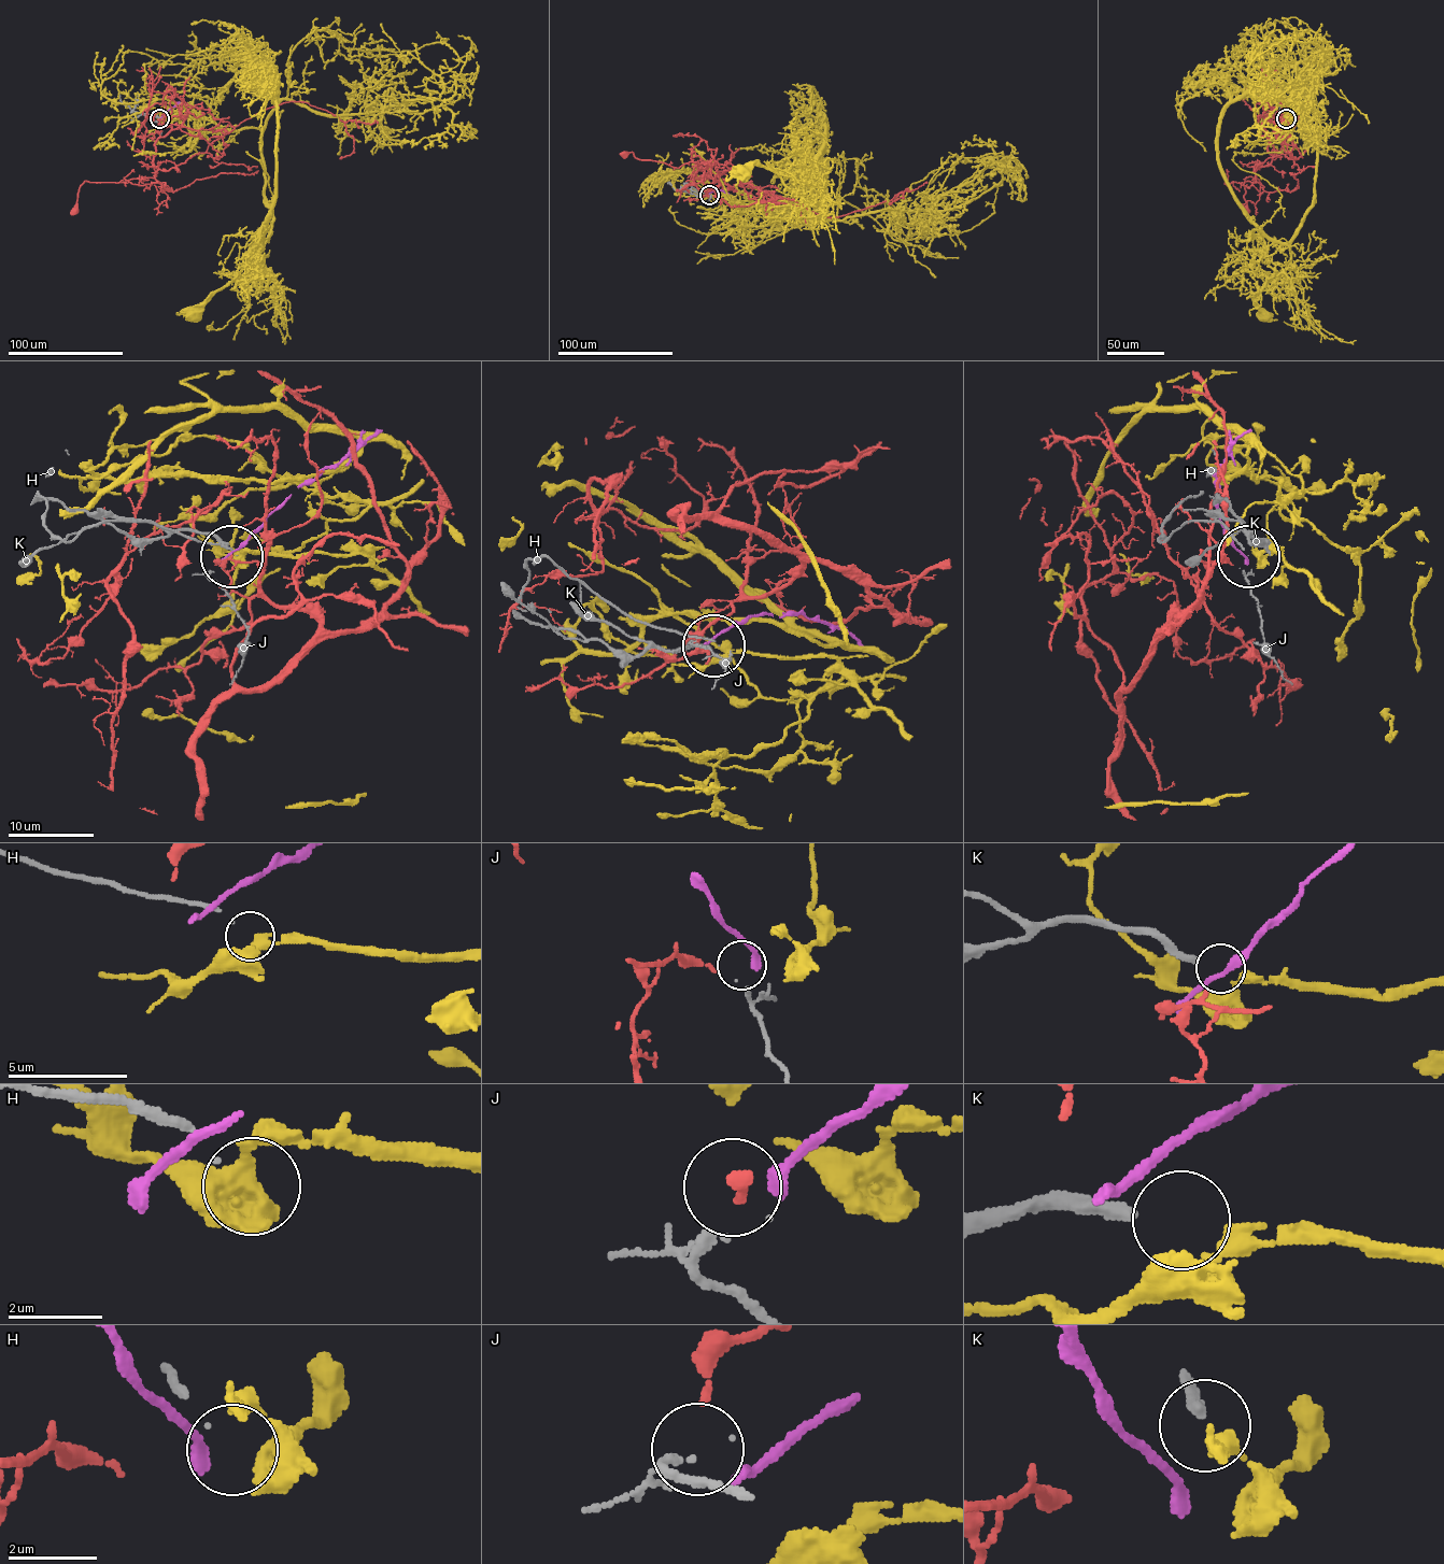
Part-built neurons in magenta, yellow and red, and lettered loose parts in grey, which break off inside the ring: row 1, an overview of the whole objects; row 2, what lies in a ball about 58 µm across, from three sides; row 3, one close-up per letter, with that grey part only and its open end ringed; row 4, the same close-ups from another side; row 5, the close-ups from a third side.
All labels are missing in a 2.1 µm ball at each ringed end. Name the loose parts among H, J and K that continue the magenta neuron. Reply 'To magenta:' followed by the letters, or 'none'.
To magenta: none

